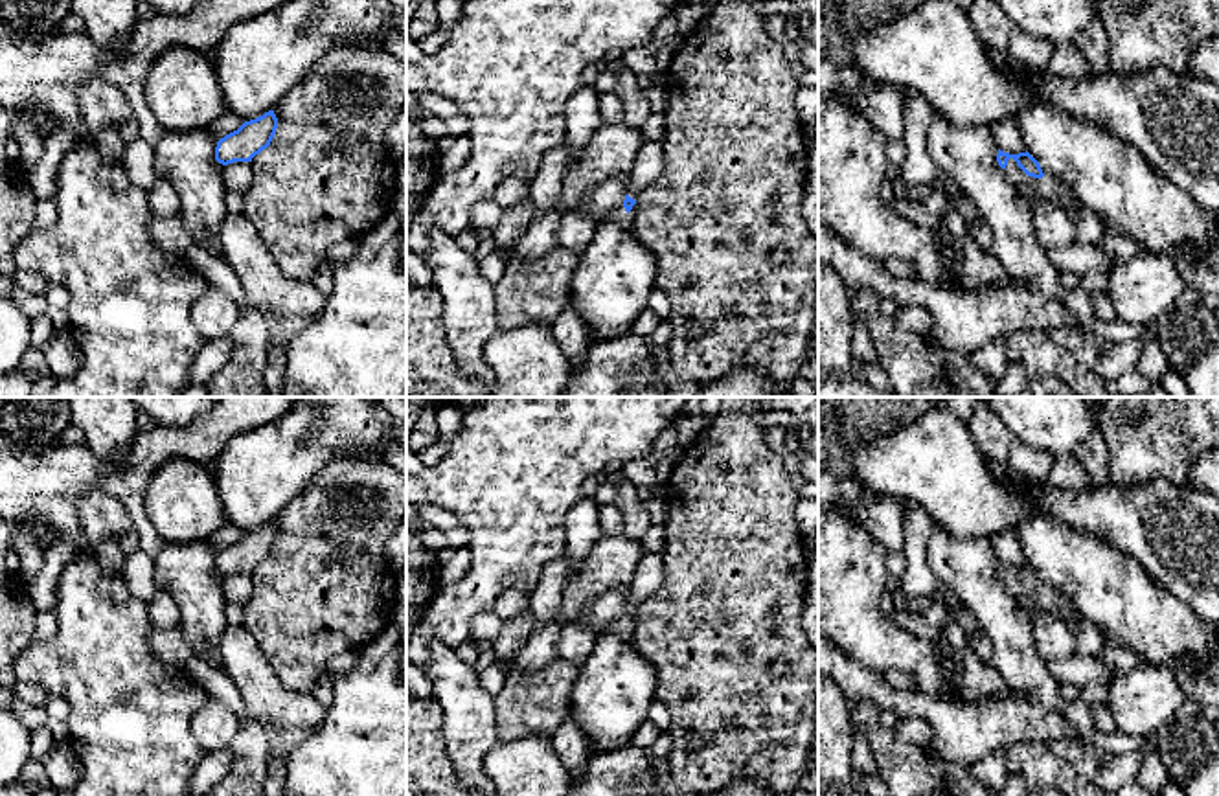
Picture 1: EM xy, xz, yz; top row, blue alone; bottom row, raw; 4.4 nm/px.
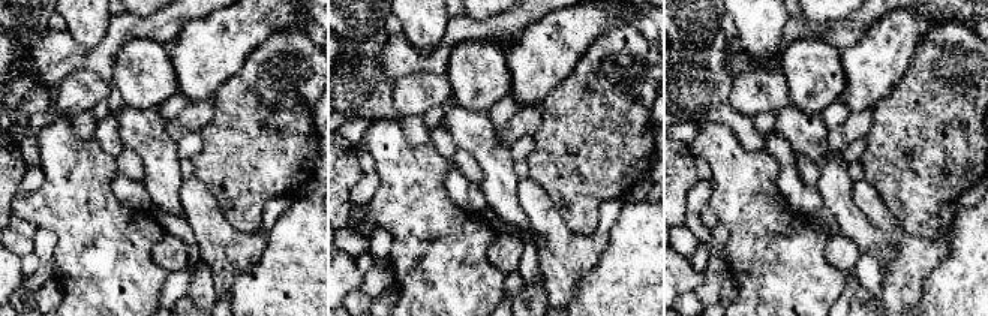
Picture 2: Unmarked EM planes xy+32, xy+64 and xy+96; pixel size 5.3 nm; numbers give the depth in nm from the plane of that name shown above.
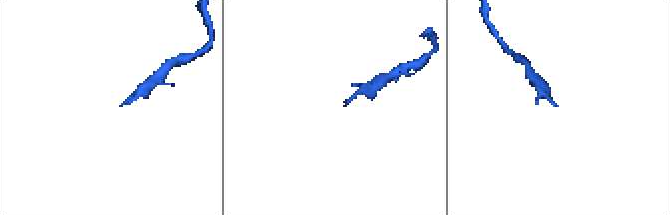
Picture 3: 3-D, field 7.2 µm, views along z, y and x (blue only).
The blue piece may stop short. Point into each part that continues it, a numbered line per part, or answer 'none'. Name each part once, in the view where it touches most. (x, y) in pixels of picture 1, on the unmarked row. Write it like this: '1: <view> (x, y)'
1: yz (1047, 603)

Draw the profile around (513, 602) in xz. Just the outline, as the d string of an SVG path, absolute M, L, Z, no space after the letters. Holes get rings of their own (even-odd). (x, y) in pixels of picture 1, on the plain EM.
M507 588L495 605L495 614L504 621L530 610L530 592L524 588Z

